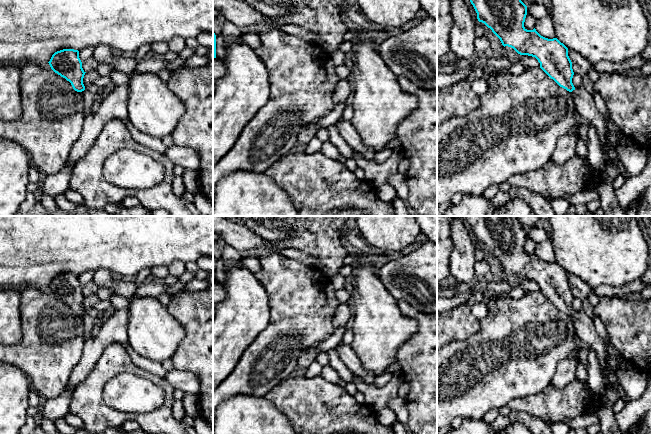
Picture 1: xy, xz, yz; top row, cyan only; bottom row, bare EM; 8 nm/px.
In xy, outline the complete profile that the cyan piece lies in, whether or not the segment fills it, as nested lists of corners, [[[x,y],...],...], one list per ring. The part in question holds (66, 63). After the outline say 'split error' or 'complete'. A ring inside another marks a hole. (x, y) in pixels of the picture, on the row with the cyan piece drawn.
[[[63,49],[55,52],[48,62],[51,69],[69,81],[73,89],[83,95],[83,104],[86,114],[91,112],[92,104],[99,99],[97,94],[85,89],[83,78],[85,71],[79,58],[79,51]]]; split error

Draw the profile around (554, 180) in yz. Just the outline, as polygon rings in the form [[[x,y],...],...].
[[[575,154],[563,164],[550,160],[539,170],[512,175],[507,183],[510,188],[527,189],[552,199],[567,199],[570,195],[587,190],[597,176],[587,159]]]

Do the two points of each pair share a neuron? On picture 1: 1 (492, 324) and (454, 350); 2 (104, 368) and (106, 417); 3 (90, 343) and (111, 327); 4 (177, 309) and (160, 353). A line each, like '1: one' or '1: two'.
1: one
2: one
3: one
4: two

